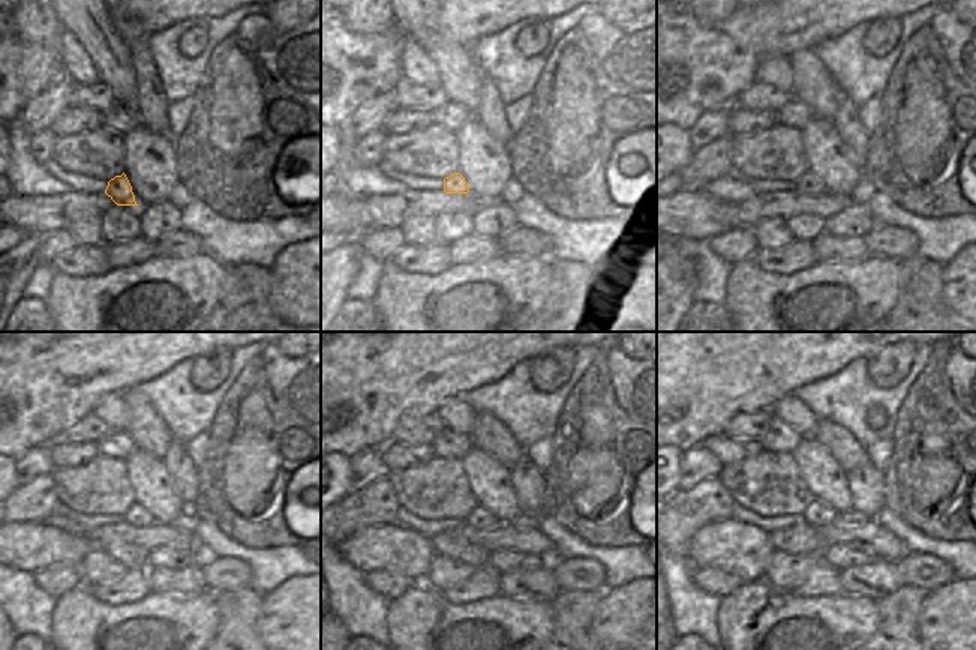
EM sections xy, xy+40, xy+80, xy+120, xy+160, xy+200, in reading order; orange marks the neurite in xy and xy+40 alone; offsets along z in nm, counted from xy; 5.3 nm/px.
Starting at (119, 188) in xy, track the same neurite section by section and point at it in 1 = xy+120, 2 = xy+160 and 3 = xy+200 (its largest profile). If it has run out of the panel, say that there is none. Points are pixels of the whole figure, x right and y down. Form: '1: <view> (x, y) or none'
1: xy+120 (137, 515)
2: xy+160 (479, 518)
3: xy+200 (817, 514)

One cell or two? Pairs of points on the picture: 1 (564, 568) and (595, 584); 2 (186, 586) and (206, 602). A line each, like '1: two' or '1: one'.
1: one
2: two

